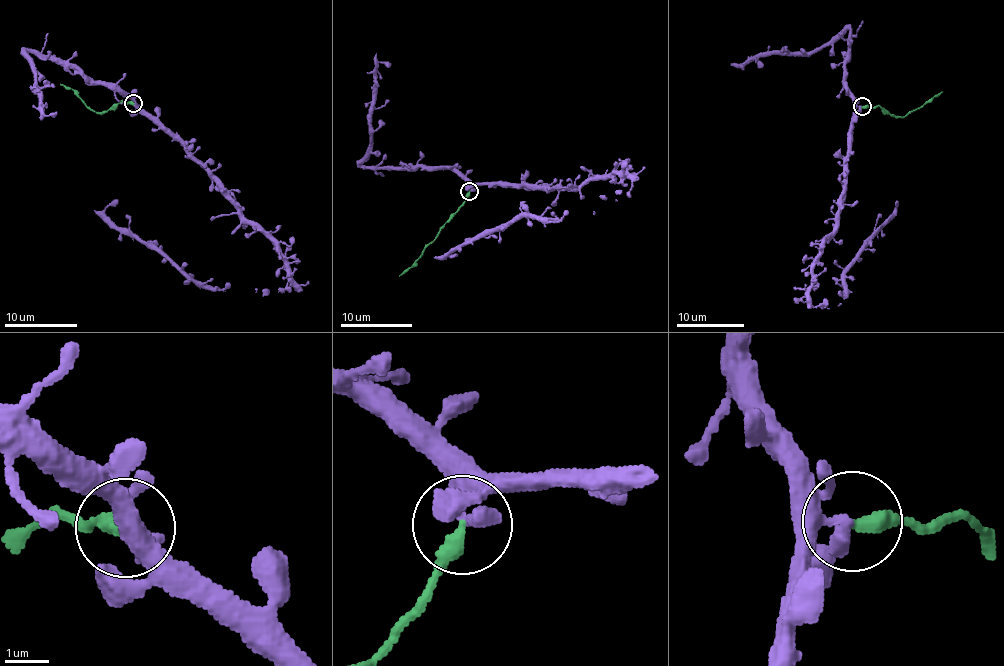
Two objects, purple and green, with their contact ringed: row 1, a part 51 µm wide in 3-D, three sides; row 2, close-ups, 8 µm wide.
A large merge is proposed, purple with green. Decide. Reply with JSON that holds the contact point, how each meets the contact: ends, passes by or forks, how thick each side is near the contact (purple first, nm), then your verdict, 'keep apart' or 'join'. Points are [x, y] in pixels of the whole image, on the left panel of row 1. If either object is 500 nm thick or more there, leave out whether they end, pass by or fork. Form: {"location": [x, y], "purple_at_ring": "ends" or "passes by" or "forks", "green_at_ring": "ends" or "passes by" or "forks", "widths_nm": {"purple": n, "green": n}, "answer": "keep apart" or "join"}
{"location": [133, 103], "purple_at_ring": "passes by", "green_at_ring": "ends", "widths_nm": {"purple": 320, "green": 360}, "answer": "keep apart"}

